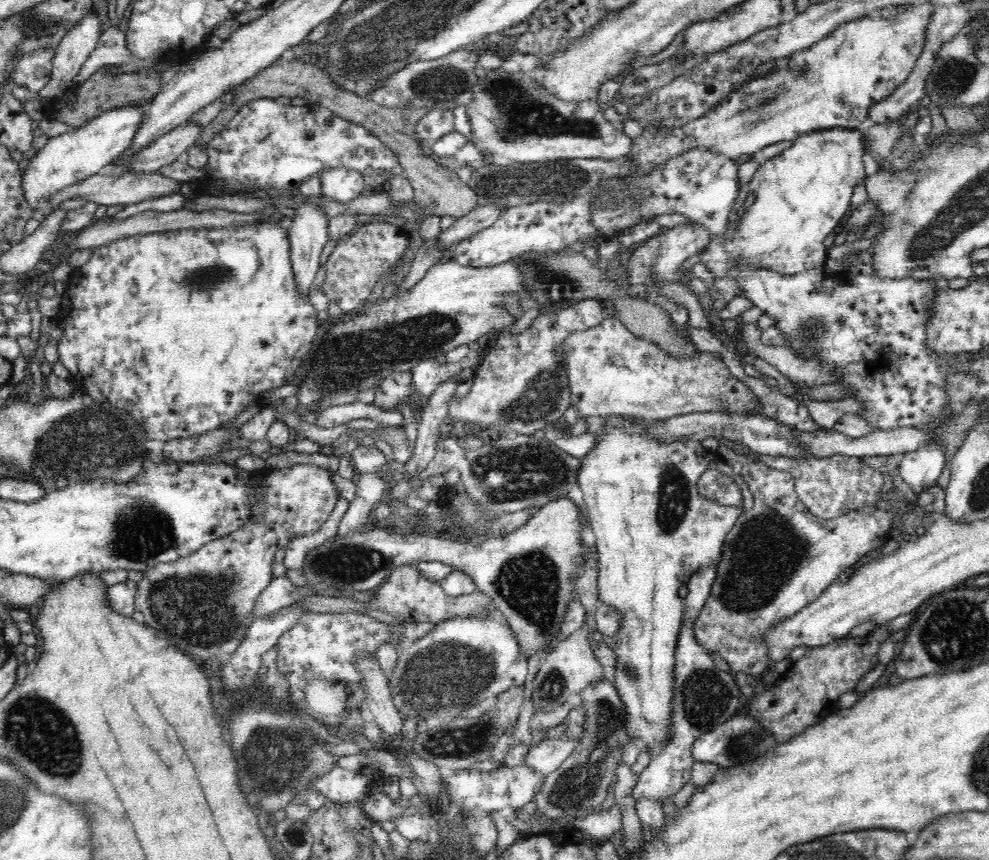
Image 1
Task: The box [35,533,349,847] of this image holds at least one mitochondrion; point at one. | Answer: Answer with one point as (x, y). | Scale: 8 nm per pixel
(201, 609)

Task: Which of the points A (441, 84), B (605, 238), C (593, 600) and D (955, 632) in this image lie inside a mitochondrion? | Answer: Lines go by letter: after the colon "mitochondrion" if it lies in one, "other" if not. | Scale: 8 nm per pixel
A: mitochondrion
B: other
C: other
D: mitochondrion

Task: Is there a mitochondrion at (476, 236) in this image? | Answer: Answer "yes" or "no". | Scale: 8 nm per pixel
no

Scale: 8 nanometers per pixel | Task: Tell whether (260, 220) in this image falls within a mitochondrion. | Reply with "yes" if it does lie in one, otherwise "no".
no

